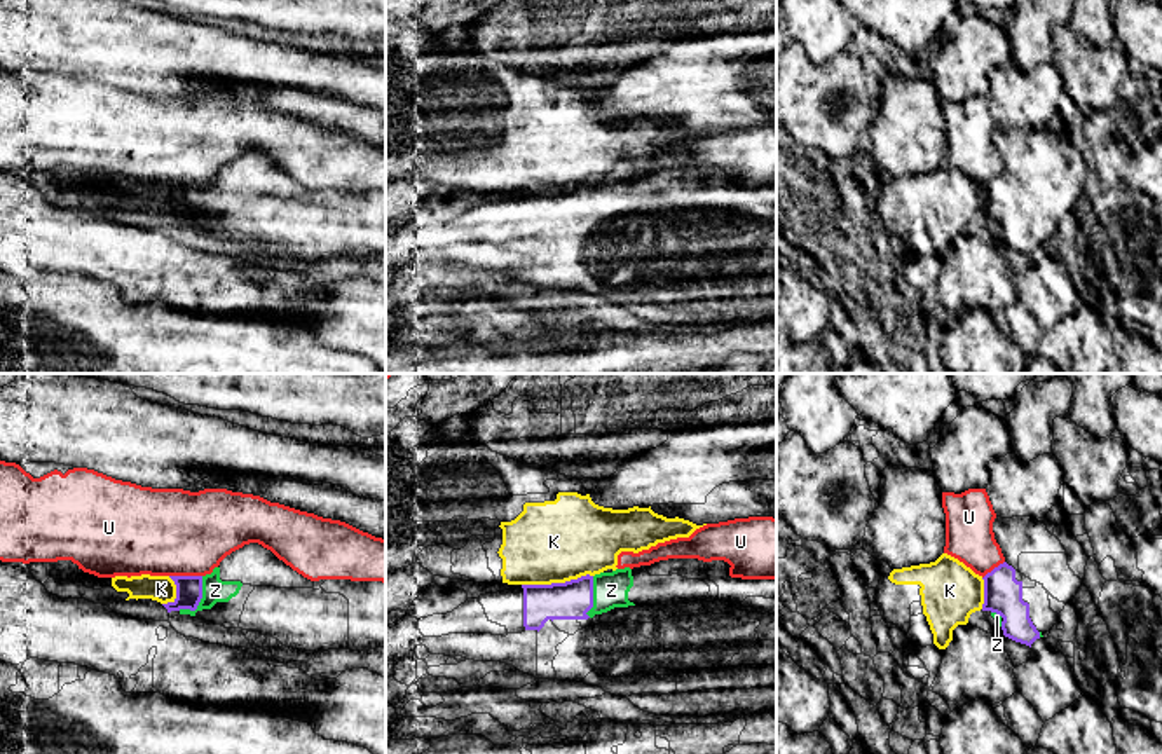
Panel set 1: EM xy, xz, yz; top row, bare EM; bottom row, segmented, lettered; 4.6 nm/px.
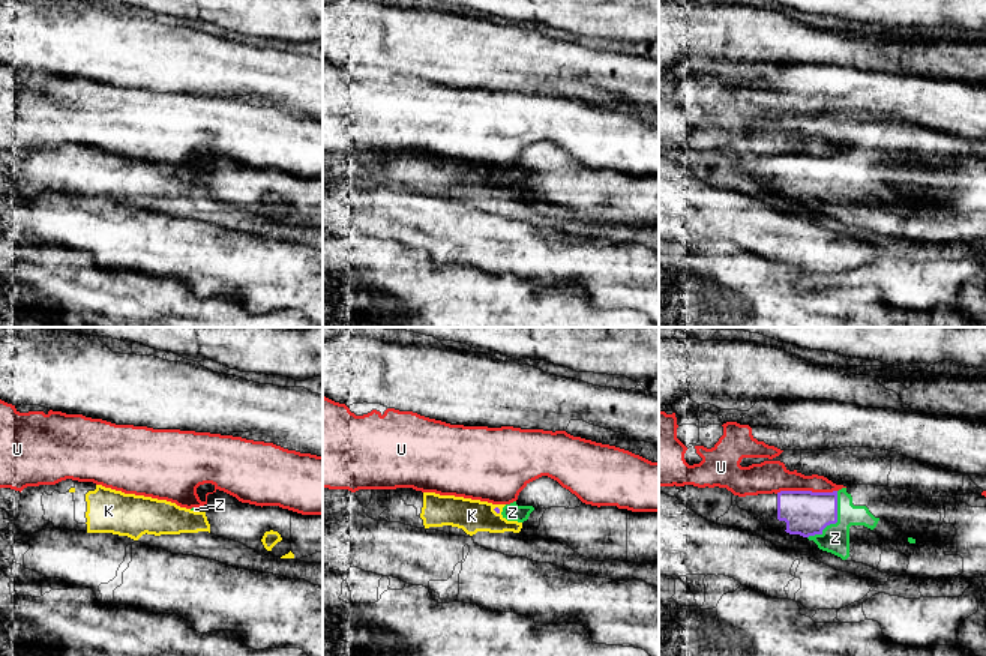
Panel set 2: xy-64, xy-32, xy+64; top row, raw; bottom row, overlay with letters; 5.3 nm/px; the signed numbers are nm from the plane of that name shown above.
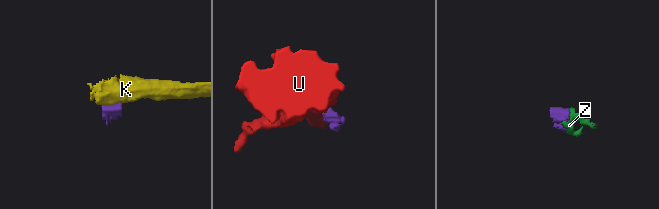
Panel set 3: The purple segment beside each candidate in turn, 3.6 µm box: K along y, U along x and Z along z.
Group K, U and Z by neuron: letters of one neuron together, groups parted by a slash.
K / U / Z

